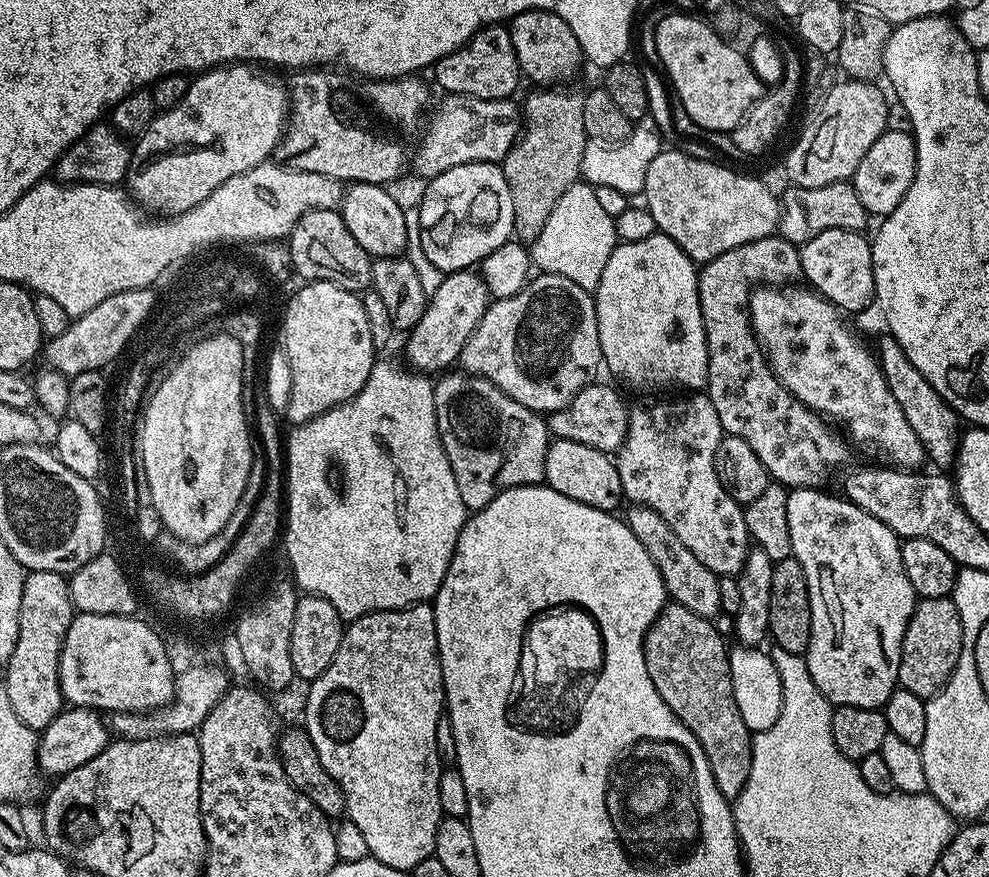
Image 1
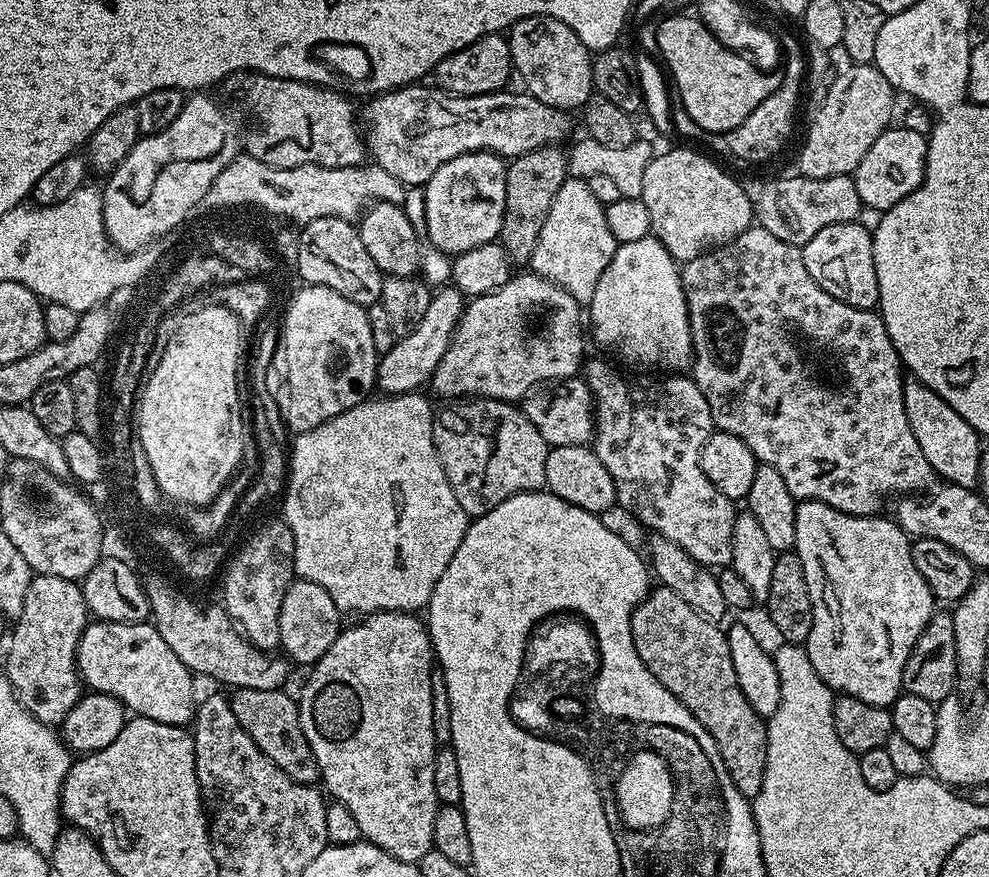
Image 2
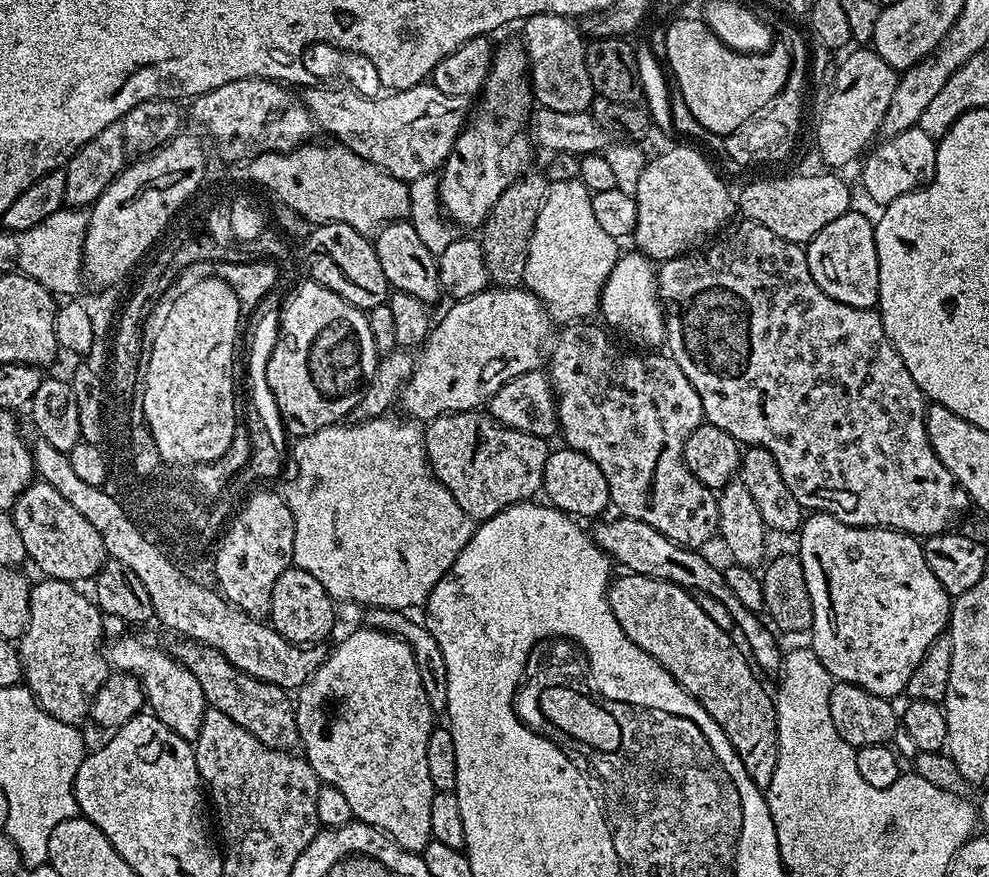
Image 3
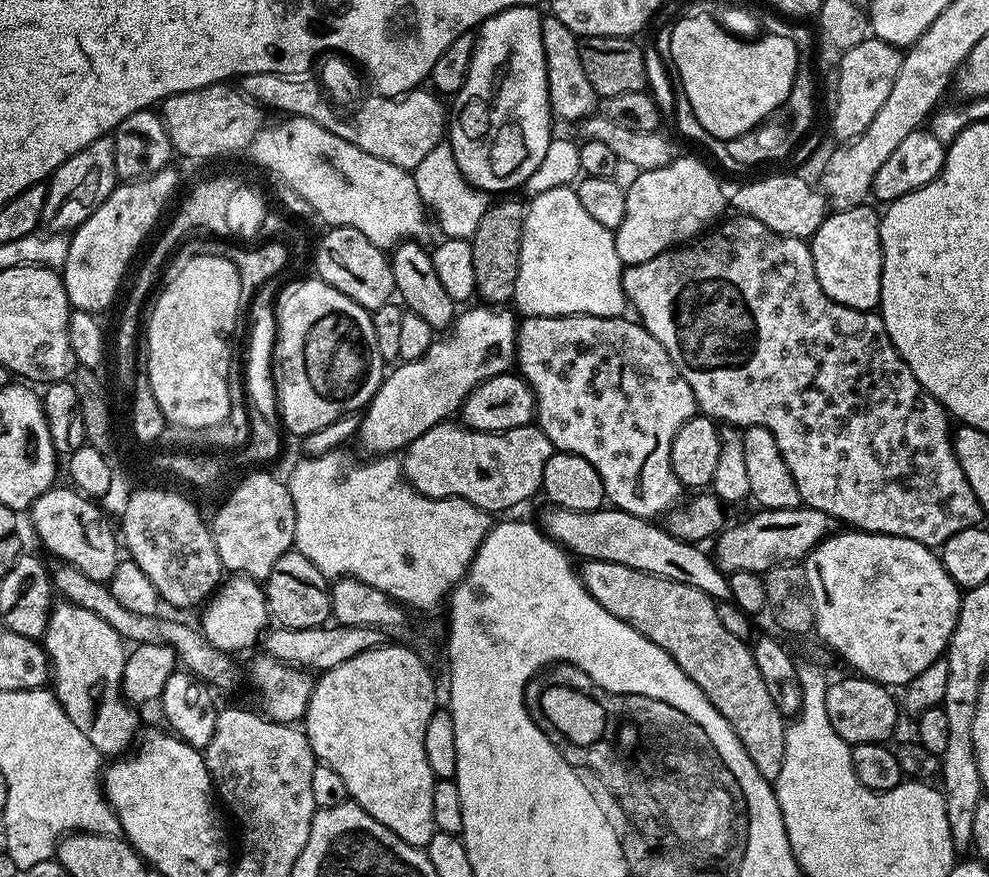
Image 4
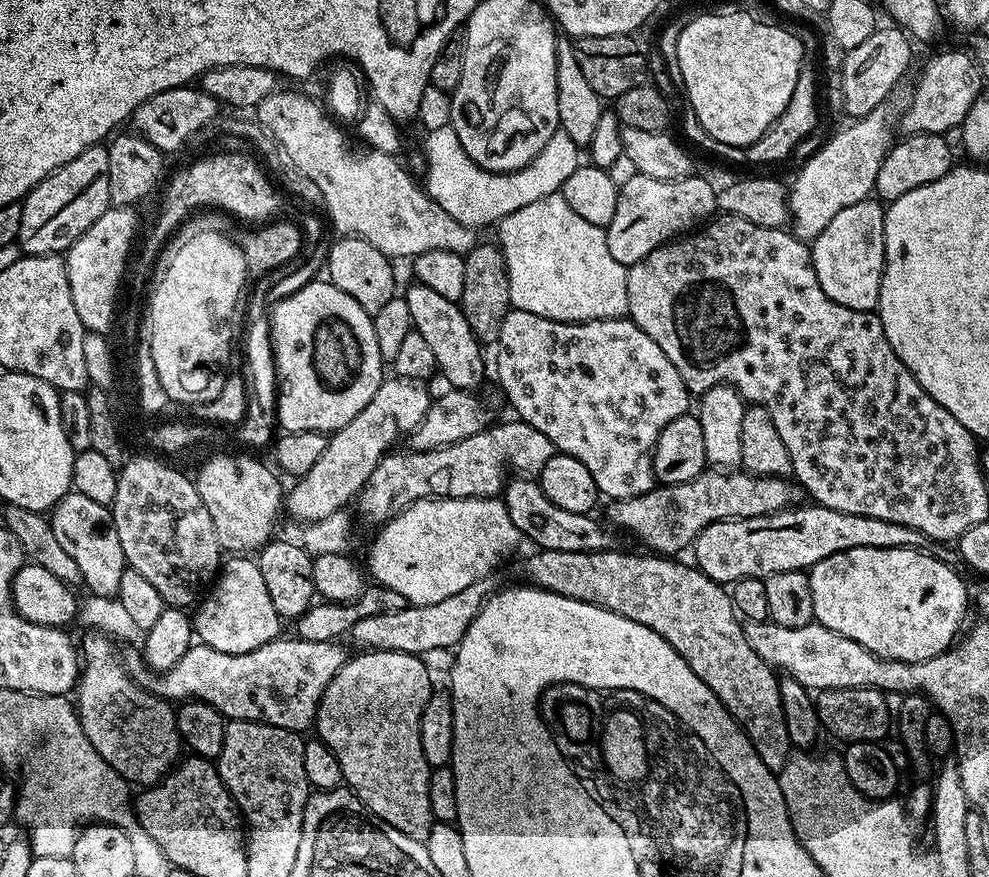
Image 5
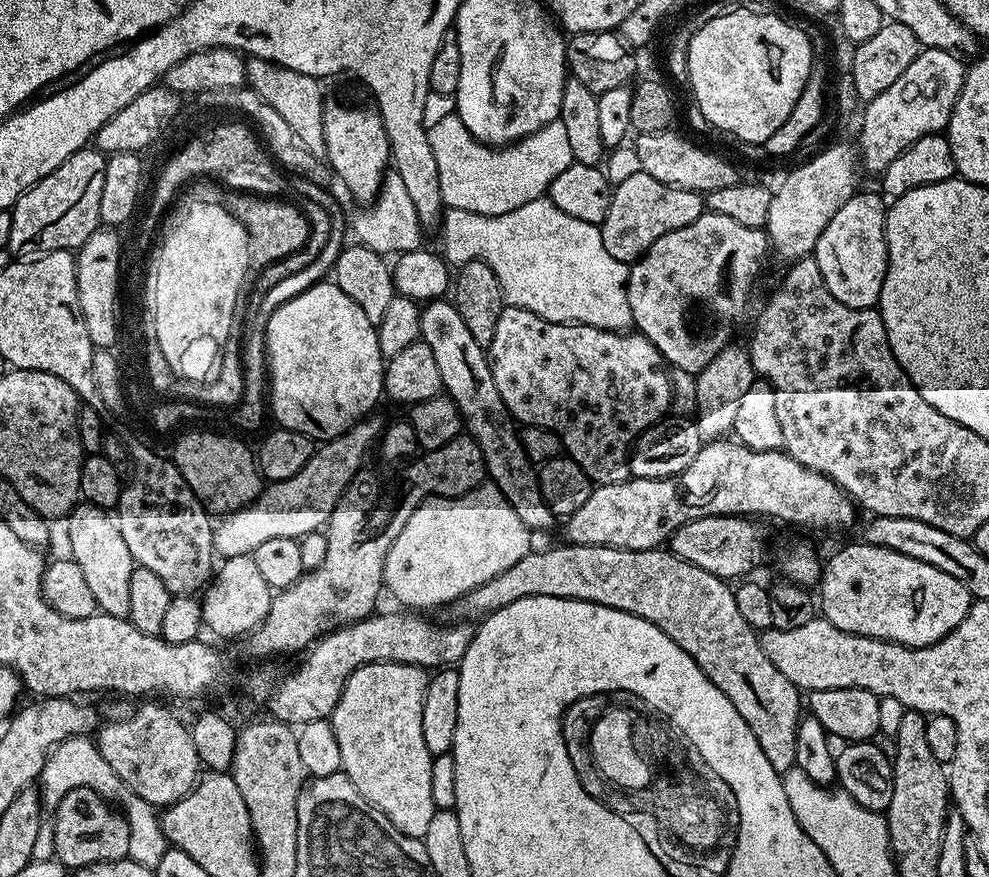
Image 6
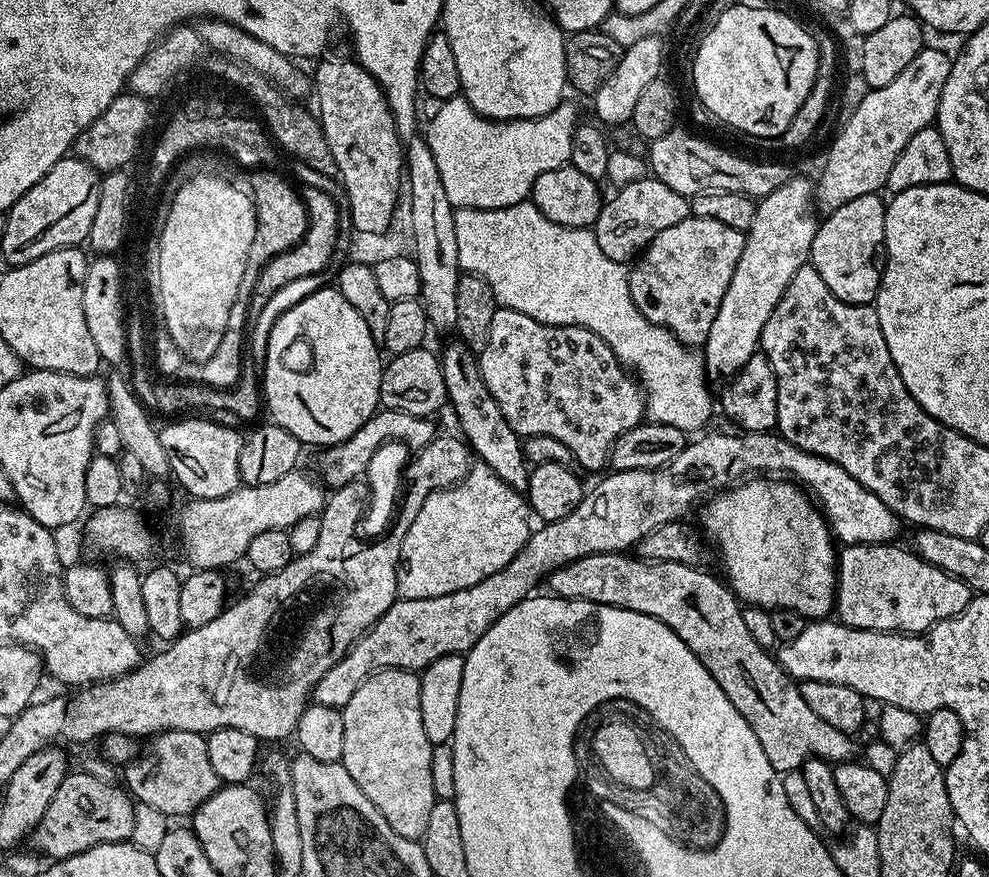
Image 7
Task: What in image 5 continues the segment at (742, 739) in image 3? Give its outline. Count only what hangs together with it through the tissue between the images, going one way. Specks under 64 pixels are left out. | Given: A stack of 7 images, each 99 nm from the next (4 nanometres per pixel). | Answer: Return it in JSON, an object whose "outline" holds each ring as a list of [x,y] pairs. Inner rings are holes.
{"outline":[[[541,548],[533,551],[533,556],[524,564],[524,576],[528,579],[525,581],[547,592],[622,614],[622,618],[630,618],[630,622],[638,622],[654,630],[654,634],[666,638],[666,642],[670,642],[670,646],[674,646],[674,650],[684,659],[686,666],[690,666],[690,670],[694,670],[694,674],[698,674],[698,678],[702,678],[702,682],[706,682],[706,686],[710,686],[712,693],[720,699],[728,715],[748,736],[758,758],[762,758],[772,773],[779,774],[790,758],[786,718],[782,718],[782,698],[778,694],[780,681],[766,661],[754,654],[750,642],[746,642],[744,624],[736,614],[736,607],[725,585],[716,583],[691,563],[679,564],[676,558],[659,554],[635,556],[632,552],[616,551],[567,552]]]}

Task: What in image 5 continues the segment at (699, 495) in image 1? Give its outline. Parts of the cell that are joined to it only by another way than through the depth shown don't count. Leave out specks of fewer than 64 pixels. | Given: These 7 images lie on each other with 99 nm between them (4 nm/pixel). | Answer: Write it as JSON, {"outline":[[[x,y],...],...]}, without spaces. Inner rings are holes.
{"outline":[[[513,308],[506,314],[506,322],[502,322],[500,339],[495,345],[494,351],[496,351],[496,380],[500,383],[505,398],[512,403],[512,408],[516,411],[513,413],[530,426],[534,426],[534,430],[542,430],[542,434],[546,434],[546,438],[550,438],[550,442],[554,442],[557,453],[578,458],[578,462],[582,462],[582,466],[586,466],[586,470],[590,470],[601,497],[607,498],[609,501],[625,500],[634,498],[638,494],[646,494],[652,489],[657,483],[656,475],[652,473],[652,451],[658,442],[658,434],[662,434],[662,430],[666,430],[666,426],[670,426],[670,422],[674,422],[674,418],[689,415],[690,393],[682,374],[678,374],[678,370],[674,370],[674,362],[670,362],[670,358],[666,358],[666,354],[662,354],[662,346],[658,346],[658,342],[654,342],[654,338],[650,338],[650,334],[643,332],[631,318],[569,322],[542,318],[538,314],[530,314],[526,310]]]}

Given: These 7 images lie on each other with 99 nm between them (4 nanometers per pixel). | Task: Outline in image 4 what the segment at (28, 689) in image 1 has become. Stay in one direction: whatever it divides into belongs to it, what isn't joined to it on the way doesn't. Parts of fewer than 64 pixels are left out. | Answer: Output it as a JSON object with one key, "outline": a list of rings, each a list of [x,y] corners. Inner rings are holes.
{"outline":[[[56,602],[48,615],[42,643],[50,665],[50,687],[62,710],[70,714],[70,722],[94,742],[101,757],[123,757],[141,731],[140,716],[136,713],[139,711],[125,700],[120,691],[125,641],[120,639],[114,626],[102,622],[98,614],[90,614],[90,610],[82,610],[77,604]]]}

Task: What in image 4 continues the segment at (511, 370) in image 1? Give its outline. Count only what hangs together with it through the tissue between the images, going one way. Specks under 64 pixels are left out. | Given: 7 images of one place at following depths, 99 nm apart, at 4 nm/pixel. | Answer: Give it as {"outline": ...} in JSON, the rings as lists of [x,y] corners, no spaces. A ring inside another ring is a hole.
{"outline":[[[479,306],[468,308],[459,313],[447,329],[445,340],[433,339],[430,350],[417,360],[405,360],[397,363],[396,368],[387,373],[380,389],[372,395],[372,400],[366,405],[360,421],[358,441],[373,457],[385,454],[396,454],[407,448],[414,438],[426,434],[435,424],[445,423],[449,418],[461,411],[465,398],[482,382],[494,378],[498,374],[509,371],[516,359],[516,326],[518,316],[515,311],[507,312],[504,306]]]}

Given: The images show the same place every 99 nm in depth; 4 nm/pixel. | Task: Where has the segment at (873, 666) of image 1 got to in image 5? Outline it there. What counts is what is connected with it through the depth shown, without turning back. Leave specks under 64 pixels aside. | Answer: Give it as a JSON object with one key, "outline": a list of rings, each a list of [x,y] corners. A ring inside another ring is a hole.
{"outline":[[[855,548],[854,550],[842,550],[838,554],[830,554],[830,558],[822,558],[822,562],[815,564],[808,572],[810,594],[814,594],[815,623],[834,630],[834,634],[842,634],[842,638],[850,638],[850,642],[858,642],[858,646],[866,646],[866,650],[870,650],[878,658],[910,662],[911,664],[934,658],[952,647],[961,631],[960,623],[964,620],[964,611],[970,608],[970,592],[968,596],[968,588],[964,585],[963,578],[951,568],[952,566],[951,563],[939,560],[931,551],[918,548],[887,548],[886,550]]]}

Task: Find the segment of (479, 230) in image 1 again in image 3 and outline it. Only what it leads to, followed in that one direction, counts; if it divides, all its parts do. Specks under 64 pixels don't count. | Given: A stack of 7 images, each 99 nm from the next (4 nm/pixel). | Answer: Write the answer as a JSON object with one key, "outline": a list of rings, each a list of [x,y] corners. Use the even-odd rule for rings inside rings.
{"outline":[[[515,43],[504,44],[501,48],[499,45],[493,51],[490,74],[484,82],[484,90],[475,101],[468,119],[464,121],[464,129],[458,134],[450,154],[438,172],[440,207],[453,225],[459,227],[461,224],[464,228],[479,229],[490,214],[490,206],[498,202],[502,190],[506,190],[510,182],[529,171],[531,165],[528,163],[532,160],[532,152],[534,153],[534,141],[530,135],[530,113],[534,108],[534,97],[530,87],[528,56],[524,53],[523,43]]]}

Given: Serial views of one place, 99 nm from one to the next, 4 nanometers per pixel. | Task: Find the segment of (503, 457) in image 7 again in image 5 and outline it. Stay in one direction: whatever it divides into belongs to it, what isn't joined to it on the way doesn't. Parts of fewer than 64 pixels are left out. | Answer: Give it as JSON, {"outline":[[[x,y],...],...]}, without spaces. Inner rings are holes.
{"outline":[[[409,283],[408,292],[403,293],[406,307],[410,310],[412,327],[422,339],[434,350],[436,367],[439,375],[445,376],[453,388],[465,390],[479,389],[479,384],[484,380],[484,352],[474,330],[470,330],[470,322],[466,322],[466,314],[460,309],[459,303],[450,298],[442,298],[430,286]],[[484,351],[484,352],[483,352]],[[523,474],[509,479],[504,485],[502,499],[506,510],[518,526],[525,541],[533,540],[537,549],[566,550],[567,552],[607,552],[613,547],[613,529],[607,523],[595,520],[595,515],[583,512],[574,514],[574,510],[562,510],[554,506],[546,494],[542,494],[539,483]]]}

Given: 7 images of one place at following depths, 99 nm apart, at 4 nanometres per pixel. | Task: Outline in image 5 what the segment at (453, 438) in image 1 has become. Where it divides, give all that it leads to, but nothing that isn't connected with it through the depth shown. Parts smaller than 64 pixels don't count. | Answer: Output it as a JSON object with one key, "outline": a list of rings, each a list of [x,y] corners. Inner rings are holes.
{"outline":[[[511,419],[505,424],[497,423],[470,438],[462,438],[462,442],[454,442],[450,446],[429,452],[396,450],[384,456],[378,466],[374,466],[374,474],[370,474],[364,489],[354,501],[354,509],[360,515],[361,522],[383,526],[399,512],[406,511],[415,500],[499,497],[510,476],[508,468],[513,468],[513,473],[535,477],[542,466],[546,466],[546,462],[557,455],[554,442],[550,442],[550,438],[542,434],[542,430],[534,430],[534,426],[526,421]]]}

